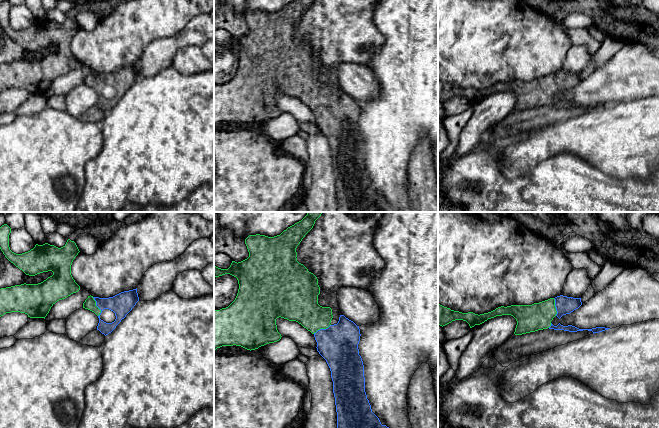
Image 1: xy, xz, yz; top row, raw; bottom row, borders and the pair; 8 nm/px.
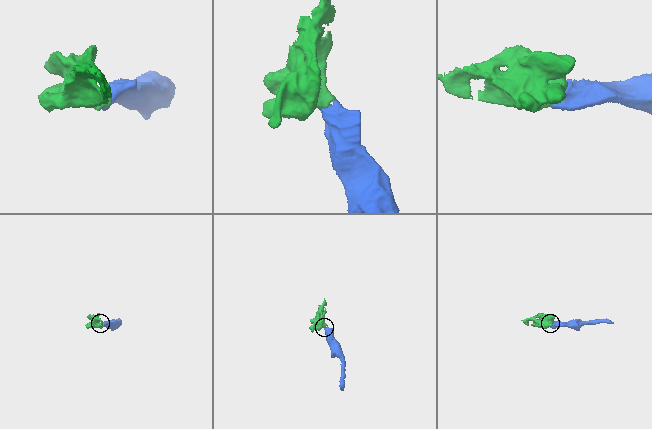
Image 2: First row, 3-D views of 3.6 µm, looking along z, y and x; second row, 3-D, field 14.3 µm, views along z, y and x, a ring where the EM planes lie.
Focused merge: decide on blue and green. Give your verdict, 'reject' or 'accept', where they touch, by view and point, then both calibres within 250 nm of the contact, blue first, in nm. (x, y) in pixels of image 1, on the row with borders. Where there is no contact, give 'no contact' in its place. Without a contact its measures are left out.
accept; meets blue in xy at (97, 306); 180 nm thick on the blue side, 90 nm on the other

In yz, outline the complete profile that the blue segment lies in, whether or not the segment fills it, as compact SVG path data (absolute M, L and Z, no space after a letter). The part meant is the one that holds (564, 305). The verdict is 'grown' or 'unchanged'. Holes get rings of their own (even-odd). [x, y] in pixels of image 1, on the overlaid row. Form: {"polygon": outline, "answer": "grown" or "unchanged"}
{"polygon": "M560 295L532 305L501 306L491 312L478 315L473 312L462 313L454 311L438 304L438 325L443 327L452 321L463 320L472 328L496 316L511 315L517 321L515 335L522 335L547 328L569 332L588 330L592 331L593 334L610 329L605 327L579 329L572 325L563 326L559 323L557 326L554 326L551 323L555 316L560 319L563 315L570 314L578 309L581 305L581 298Z", "answer": "grown"}

